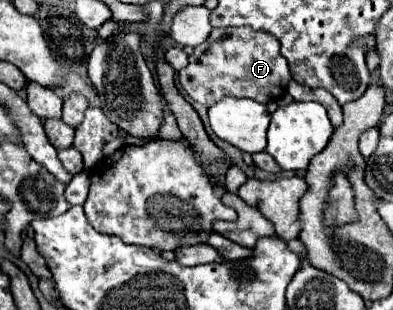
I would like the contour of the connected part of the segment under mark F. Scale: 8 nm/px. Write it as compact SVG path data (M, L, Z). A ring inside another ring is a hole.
M251 27L213 29L207 41L193 49L189 65L179 71L181 87L193 101L205 107L211 107L225 95L249 97L259 103L275 101L285 93L289 79L291 73L285 57L279 53L279 41L265 31L255 31Z

